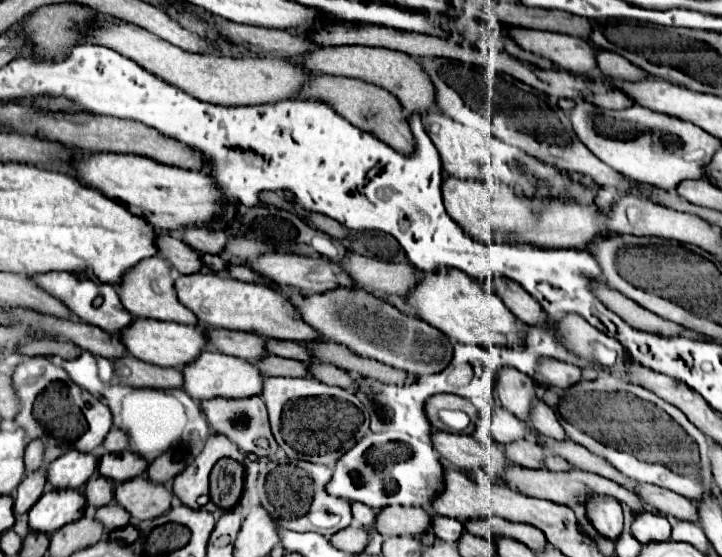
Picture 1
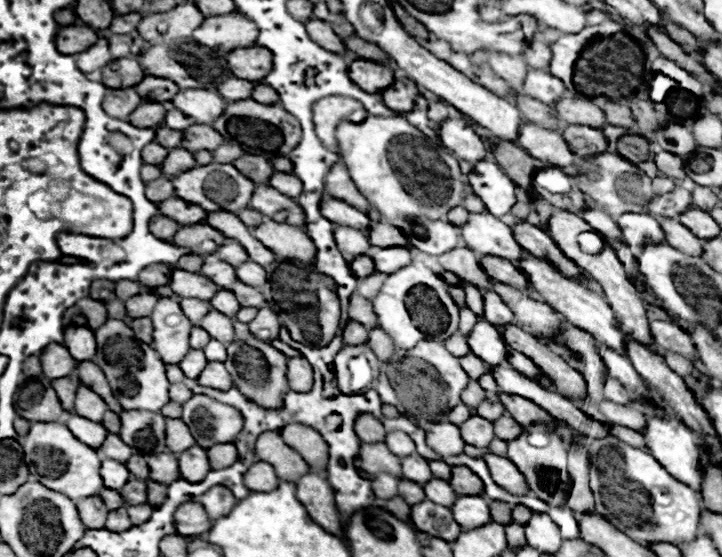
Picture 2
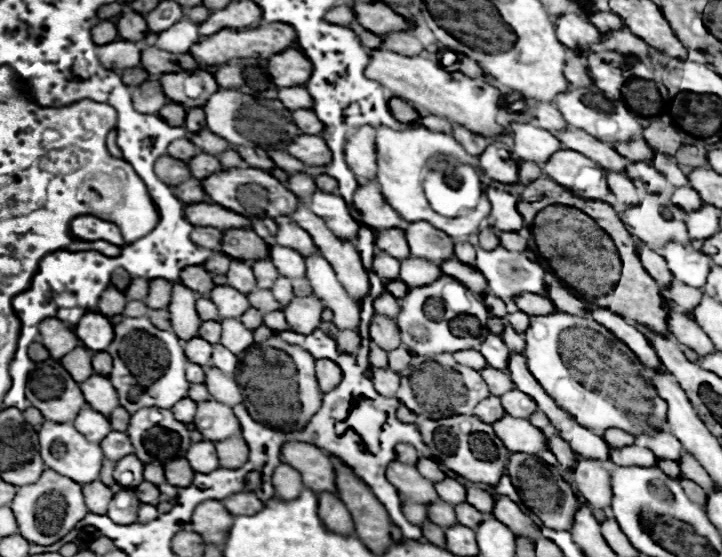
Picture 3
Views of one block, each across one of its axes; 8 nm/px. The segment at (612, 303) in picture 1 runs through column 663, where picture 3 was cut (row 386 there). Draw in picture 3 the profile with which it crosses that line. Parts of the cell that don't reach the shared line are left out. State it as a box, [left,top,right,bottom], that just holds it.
[316,360,342,392]

